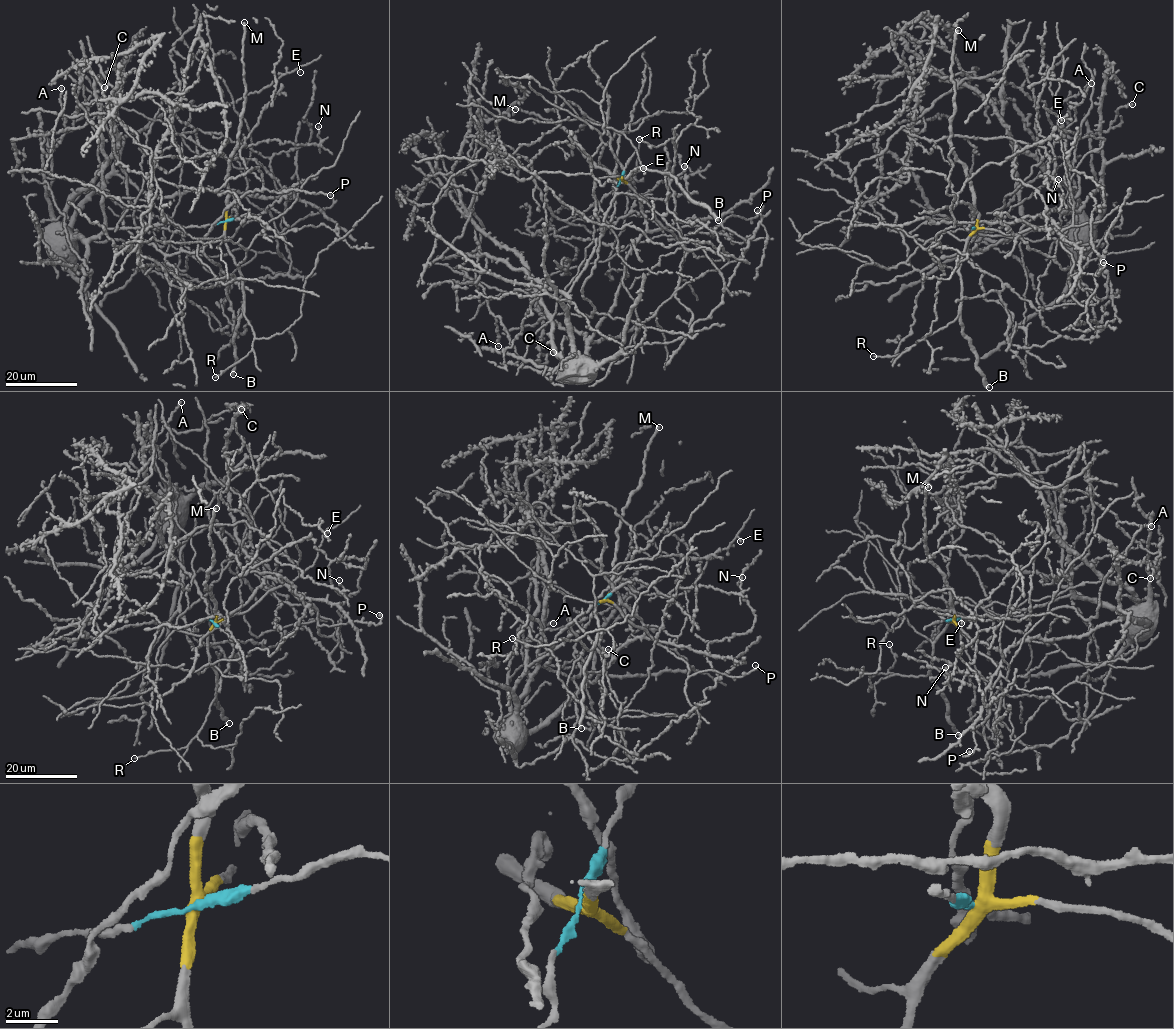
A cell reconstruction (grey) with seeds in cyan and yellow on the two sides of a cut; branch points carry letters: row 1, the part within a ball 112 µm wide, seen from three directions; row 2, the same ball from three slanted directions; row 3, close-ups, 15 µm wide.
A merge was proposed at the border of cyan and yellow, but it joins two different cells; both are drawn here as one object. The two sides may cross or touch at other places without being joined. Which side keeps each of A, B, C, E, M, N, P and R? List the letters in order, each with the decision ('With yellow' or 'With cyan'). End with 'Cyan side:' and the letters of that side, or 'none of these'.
A: With cyan
B: With yellow
C: With cyan
E: With yellow
M: With yellow
N: With cyan
P: With yellow
R: With yellow
Cyan side: A, C, N

